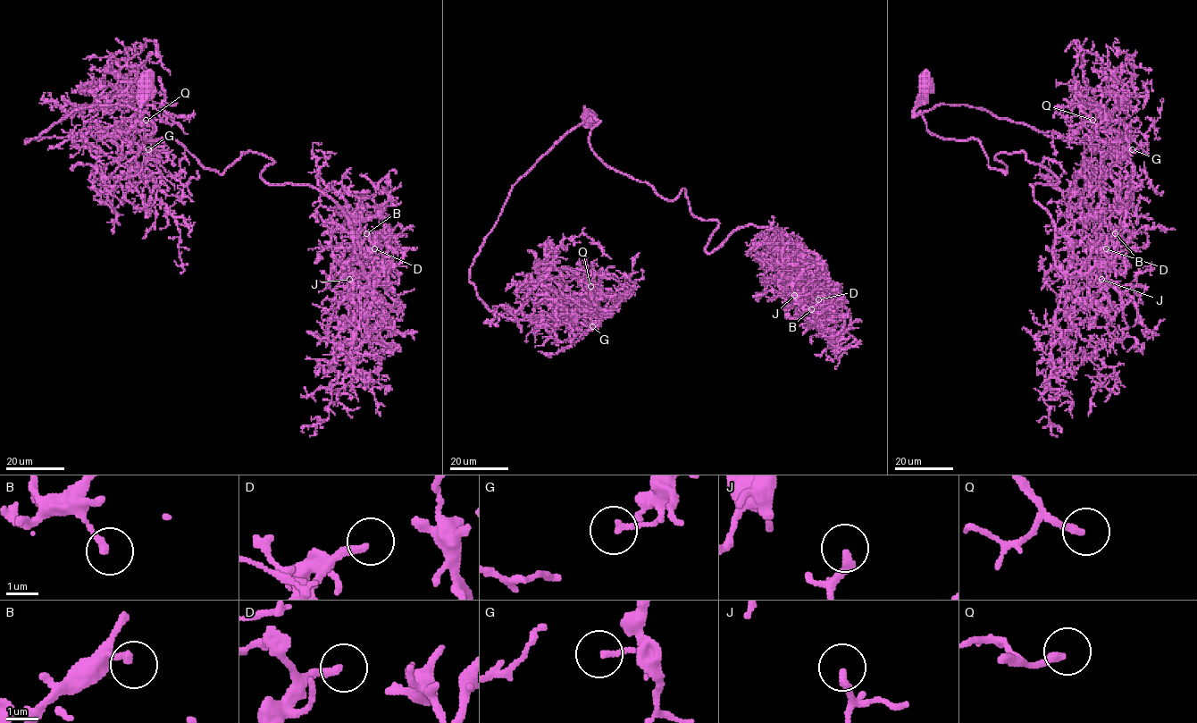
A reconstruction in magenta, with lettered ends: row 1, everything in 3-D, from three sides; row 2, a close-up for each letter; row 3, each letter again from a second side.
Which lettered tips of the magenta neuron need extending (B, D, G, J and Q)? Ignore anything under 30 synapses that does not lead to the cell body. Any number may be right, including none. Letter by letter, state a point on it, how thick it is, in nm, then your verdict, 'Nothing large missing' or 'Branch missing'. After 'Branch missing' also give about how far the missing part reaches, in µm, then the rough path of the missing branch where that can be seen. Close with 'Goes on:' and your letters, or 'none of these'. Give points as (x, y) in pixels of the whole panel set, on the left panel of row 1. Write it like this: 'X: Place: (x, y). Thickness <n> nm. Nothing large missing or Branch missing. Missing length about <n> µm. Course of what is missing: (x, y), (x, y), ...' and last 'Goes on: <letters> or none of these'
B: Place: (366, 233). Thickness 240 nm. Nothing large missing
D: Place: (374, 248). Thickness 240 nm. Nothing large missing
G: Place: (148, 149). Thickness 160 nm. Nothing large missing
J: Place: (349, 279). Thickness 240 nm. Nothing large missing
Q: Place: (146, 120). Thickness 220 nm. Branch missing. Missing length about 20 µm. Course of what is missing: (146, 120), (156, 121), (169, 130), (180, 147)
Goes on: Q

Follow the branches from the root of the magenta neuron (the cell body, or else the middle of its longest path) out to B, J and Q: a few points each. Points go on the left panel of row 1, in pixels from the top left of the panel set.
B: (147, 87), (146, 138), (221, 174), (264, 154), (265, 181), (317, 188), (366, 233)
J: (147, 87), (147, 140), (221, 174), (264, 154), (267, 182), (328, 195), (379, 273), (349, 279)
Q: (147, 87), (139, 114), (79, 107), (25, 141), (79, 133), (119, 158), (96, 125), (146, 120)

